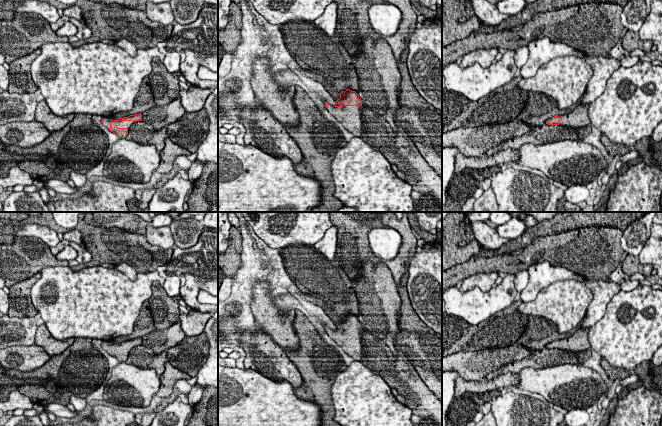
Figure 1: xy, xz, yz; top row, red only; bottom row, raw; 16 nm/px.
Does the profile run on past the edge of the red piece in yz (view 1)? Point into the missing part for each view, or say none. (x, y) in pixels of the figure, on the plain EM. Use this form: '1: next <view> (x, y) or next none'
1: next yz (578, 342)

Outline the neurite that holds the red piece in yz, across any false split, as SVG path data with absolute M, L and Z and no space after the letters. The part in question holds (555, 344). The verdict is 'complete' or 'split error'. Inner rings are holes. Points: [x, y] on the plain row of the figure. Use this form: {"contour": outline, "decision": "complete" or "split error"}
{"contour": "M580 328L572 336L560 340L554 340L546 345L548 349L561 349L570 352L583 352L590 348L588 340L589 329Z", "decision": "split error"}

